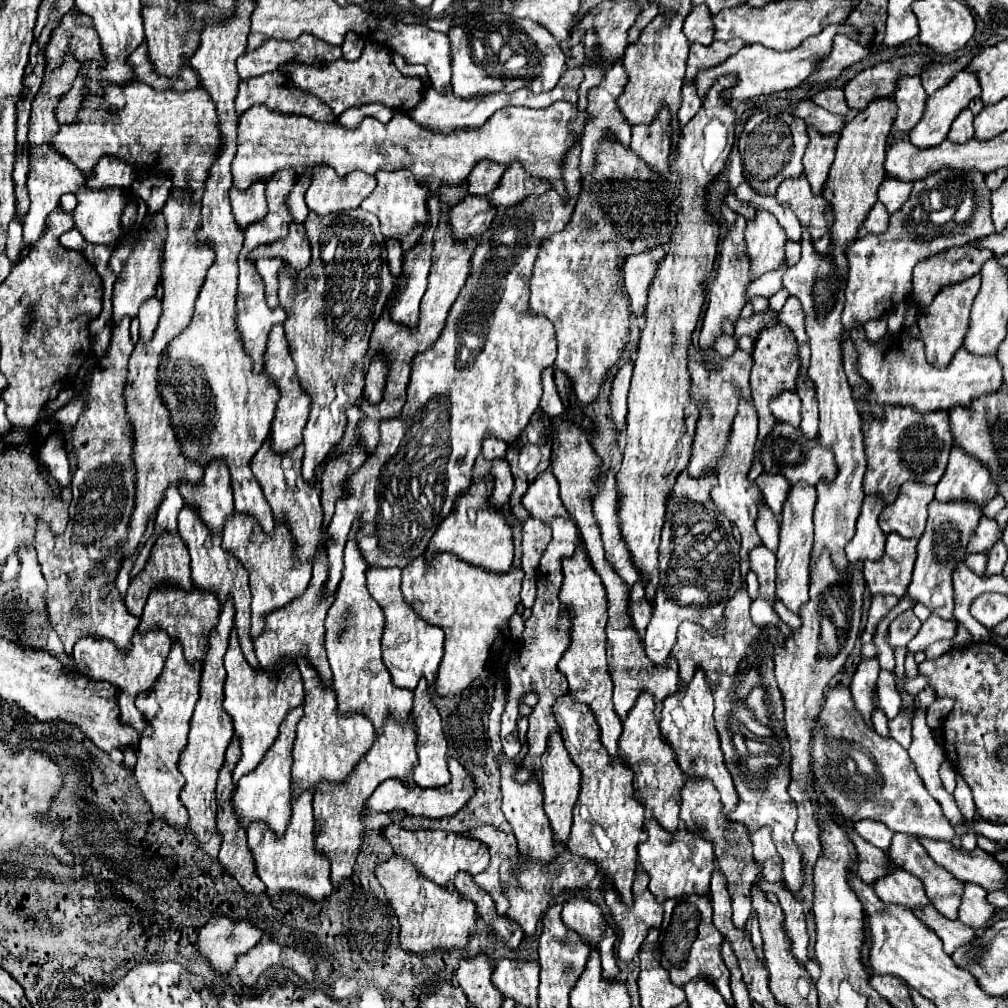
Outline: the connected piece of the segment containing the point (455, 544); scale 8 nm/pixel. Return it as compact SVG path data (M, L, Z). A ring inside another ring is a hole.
M489 473L483 482L472 482L470 488L460 498L456 498L452 512L438 526L438 530L434 532L434 536L428 544L428 550L426 550L428 560L436 552L450 552L450 554L456 554L458 558L462 558L464 562L472 562L472 564L482 566L492 572L508 572L510 570L512 558L514 558L512 526L508 524L502 508L496 508L488 503L488 496L491 494L492 488L493 476ZM470 510L476 514L474 522L470 522L470 518L468 518Z

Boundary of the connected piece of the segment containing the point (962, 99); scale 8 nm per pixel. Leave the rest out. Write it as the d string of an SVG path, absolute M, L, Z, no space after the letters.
M960 72L948 86L928 98L924 118L910 130L910 142L916 148L932 148L946 140L954 118L968 108L970 100L980 94L980 84L972 74Z

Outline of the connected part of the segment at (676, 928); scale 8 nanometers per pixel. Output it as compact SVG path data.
M682 896L672 898L664 902L664 922L660 932L660 952L662 952L662 964L668 968L672 982L676 986L684 986L688 980L696 978L698 974L708 974L708 978L720 988L720 994L728 1000L732 1006L732 994L730 994L730 970L726 968L720 948L722 948L724 936L714 928L712 924L712 904L710 896Z

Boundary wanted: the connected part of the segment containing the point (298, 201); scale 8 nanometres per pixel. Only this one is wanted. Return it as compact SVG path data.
M306 172L298 180L298 184L294 186L294 190L292 190L290 198L288 198L288 208L290 208L290 212L292 212L292 216L294 216L294 220L298 224L302 224L306 220L306 216L308 216L308 206L304 204L304 192L308 190L310 180L312 180L312 172Z

